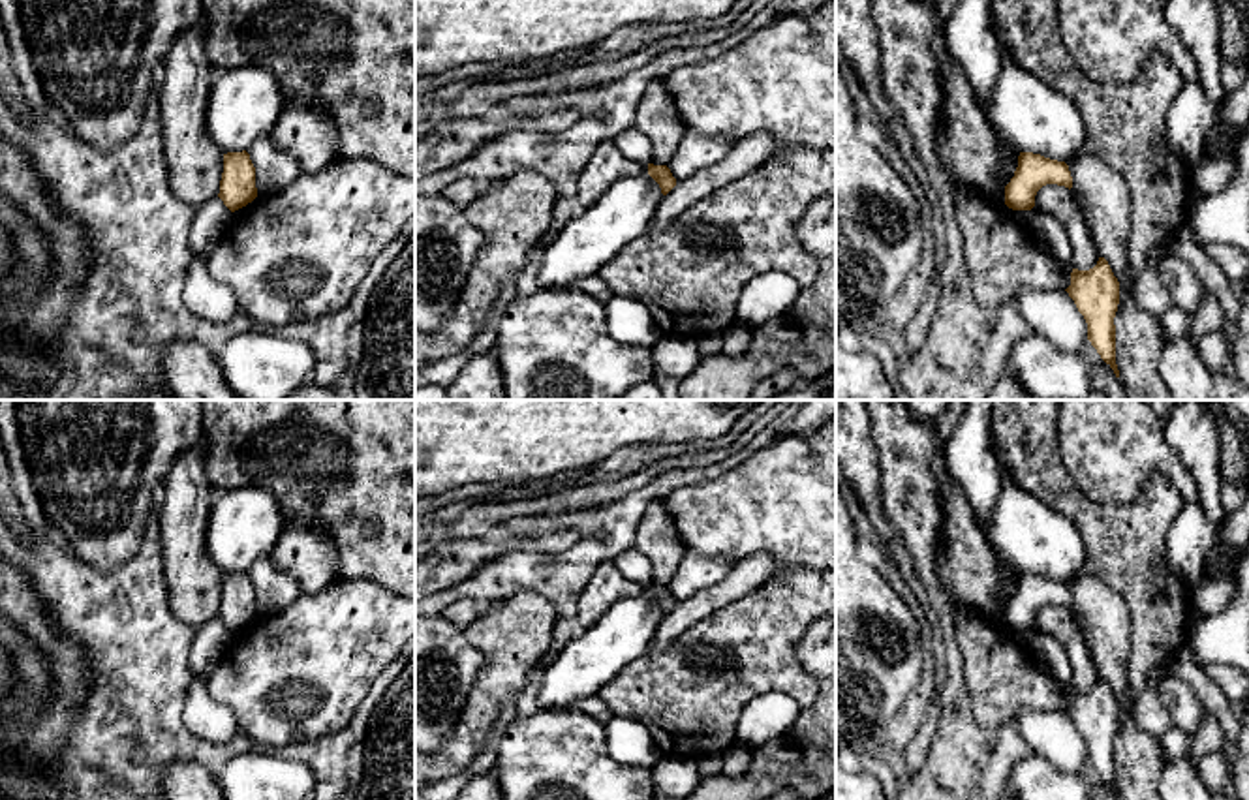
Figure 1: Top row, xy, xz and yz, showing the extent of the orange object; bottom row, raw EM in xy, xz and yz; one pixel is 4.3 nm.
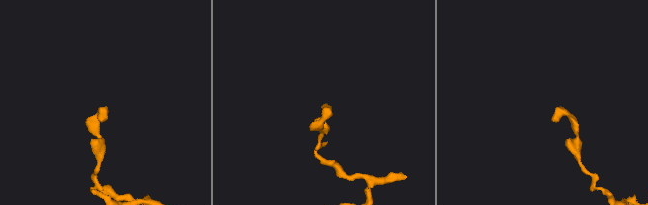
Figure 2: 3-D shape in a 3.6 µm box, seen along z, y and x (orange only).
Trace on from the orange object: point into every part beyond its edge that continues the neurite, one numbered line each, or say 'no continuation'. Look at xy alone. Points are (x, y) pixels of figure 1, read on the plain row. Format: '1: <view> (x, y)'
no continuation

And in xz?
no continuation

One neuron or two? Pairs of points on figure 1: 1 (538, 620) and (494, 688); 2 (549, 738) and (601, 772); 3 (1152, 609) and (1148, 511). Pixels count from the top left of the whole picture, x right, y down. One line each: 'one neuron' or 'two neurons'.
1: one neuron
2: one neuron
3: one neuron

